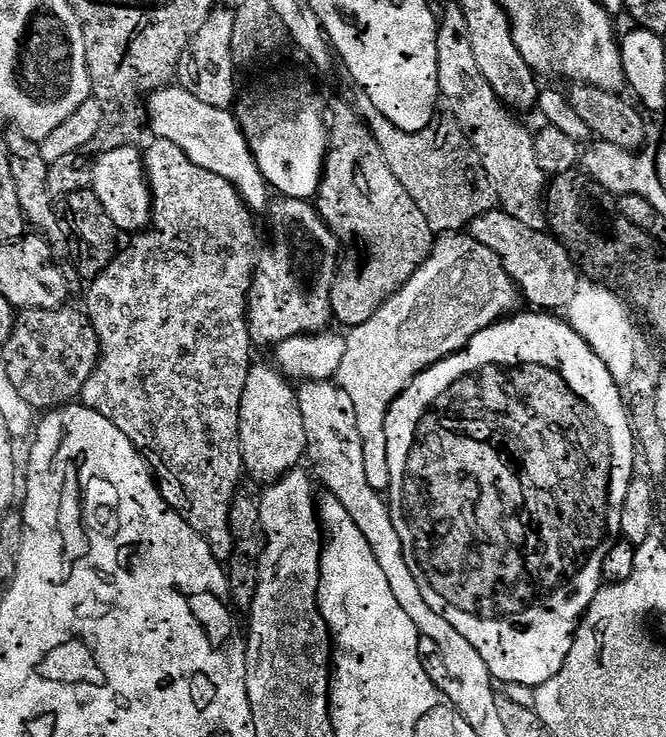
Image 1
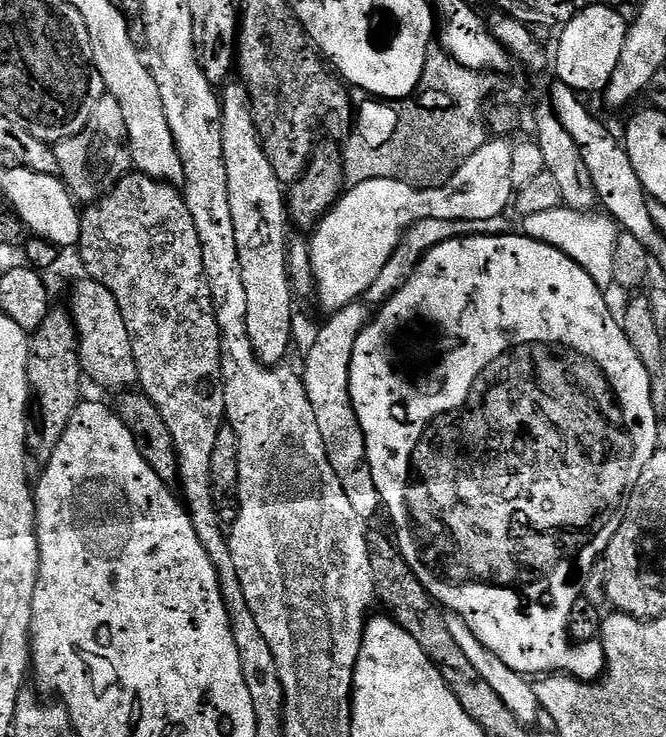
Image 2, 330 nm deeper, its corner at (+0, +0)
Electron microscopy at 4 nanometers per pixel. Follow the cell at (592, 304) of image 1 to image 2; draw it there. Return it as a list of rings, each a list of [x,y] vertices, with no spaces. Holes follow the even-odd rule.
[[[561,206],[554,210],[545,210],[542,214],[523,217],[519,221],[519,231],[538,242],[546,242],[562,250],[562,254],[574,258],[574,262],[578,262],[578,266],[582,266],[582,270],[586,270],[586,274],[590,274],[596,284],[603,285],[606,274],[612,271],[612,251],[616,245],[618,225],[607,215],[596,215],[592,212],[575,212]]]

